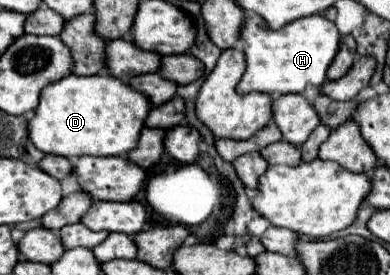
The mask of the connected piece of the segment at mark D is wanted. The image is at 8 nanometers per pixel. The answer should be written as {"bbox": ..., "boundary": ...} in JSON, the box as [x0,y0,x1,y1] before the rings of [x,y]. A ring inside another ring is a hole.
{"bbox":[29,74,153,161],"boundary":[[[69,74],[41,92],[41,102],[29,120],[29,138],[41,152],[59,154],[71,161],[83,155],[125,155],[137,148],[151,108],[153,104],[145,94],[111,74]]]}

